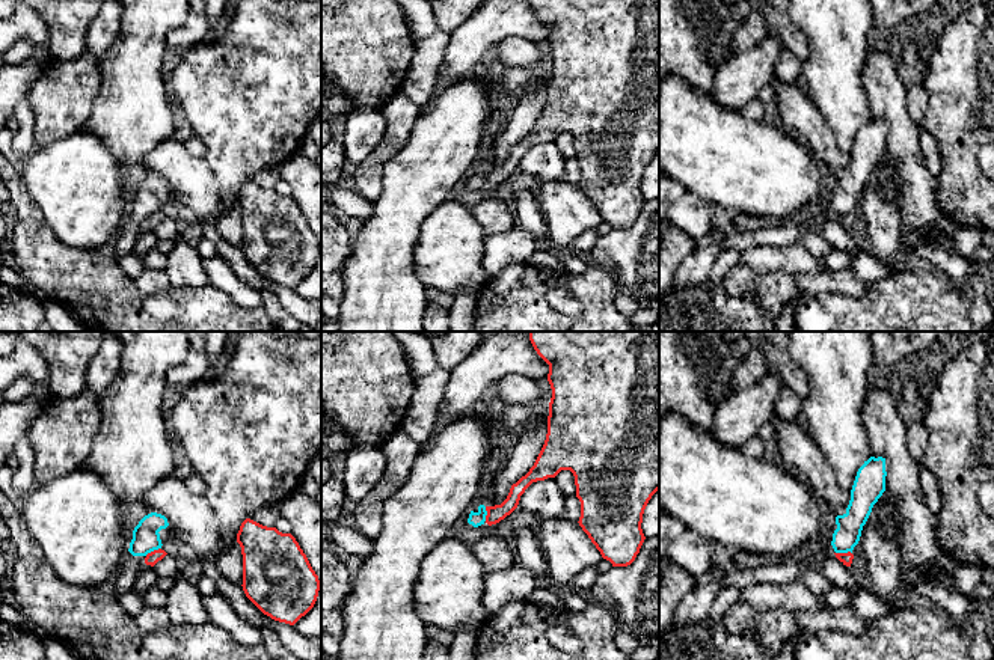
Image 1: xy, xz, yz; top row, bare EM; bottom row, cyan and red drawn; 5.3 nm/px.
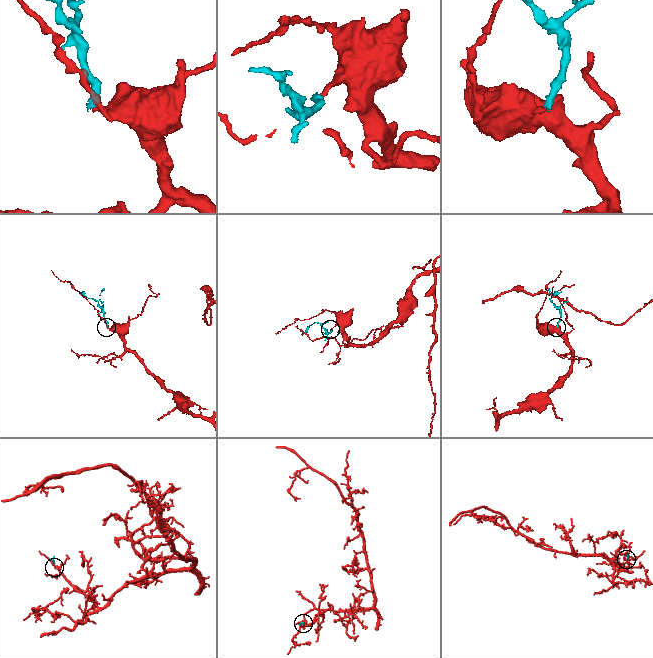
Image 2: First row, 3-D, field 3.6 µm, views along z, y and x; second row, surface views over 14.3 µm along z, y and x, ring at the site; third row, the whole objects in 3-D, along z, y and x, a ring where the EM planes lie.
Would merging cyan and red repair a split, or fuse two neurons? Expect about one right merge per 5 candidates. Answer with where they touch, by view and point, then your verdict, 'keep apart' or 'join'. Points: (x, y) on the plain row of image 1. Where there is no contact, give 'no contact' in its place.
yz (843, 214) | keep apart

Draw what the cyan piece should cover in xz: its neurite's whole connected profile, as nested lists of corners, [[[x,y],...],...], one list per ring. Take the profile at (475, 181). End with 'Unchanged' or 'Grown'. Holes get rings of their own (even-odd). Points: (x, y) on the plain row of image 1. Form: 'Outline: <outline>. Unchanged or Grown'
Outline: [[[478,167],[477,170],[474,170],[463,182],[460,187],[466,188],[466,190],[483,190],[487,188],[486,185],[486,169],[484,167]]]. Grown

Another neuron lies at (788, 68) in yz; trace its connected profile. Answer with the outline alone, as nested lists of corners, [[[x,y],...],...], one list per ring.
[[[783,48],[774,65],[774,77],[777,77],[780,81],[795,84],[801,74],[802,60],[789,50]]]

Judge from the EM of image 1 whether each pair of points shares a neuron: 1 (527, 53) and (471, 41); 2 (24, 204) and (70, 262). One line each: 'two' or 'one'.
1: two
2: one

